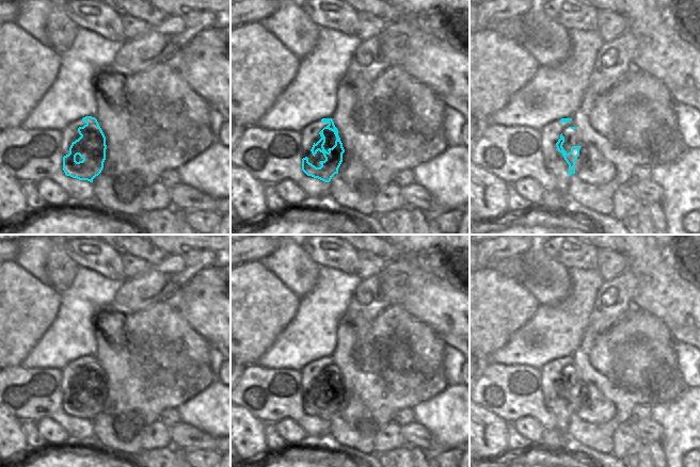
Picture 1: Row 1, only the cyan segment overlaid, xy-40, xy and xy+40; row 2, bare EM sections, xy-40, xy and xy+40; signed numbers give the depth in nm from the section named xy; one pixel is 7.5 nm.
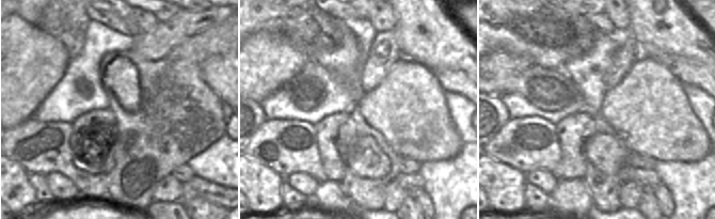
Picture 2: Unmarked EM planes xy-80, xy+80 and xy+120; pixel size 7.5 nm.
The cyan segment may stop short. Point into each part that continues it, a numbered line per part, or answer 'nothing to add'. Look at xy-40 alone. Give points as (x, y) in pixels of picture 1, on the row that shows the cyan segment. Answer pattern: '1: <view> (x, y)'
1: xy-40 (70, 133)

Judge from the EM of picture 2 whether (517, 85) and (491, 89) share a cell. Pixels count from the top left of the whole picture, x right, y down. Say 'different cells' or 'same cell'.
same cell

